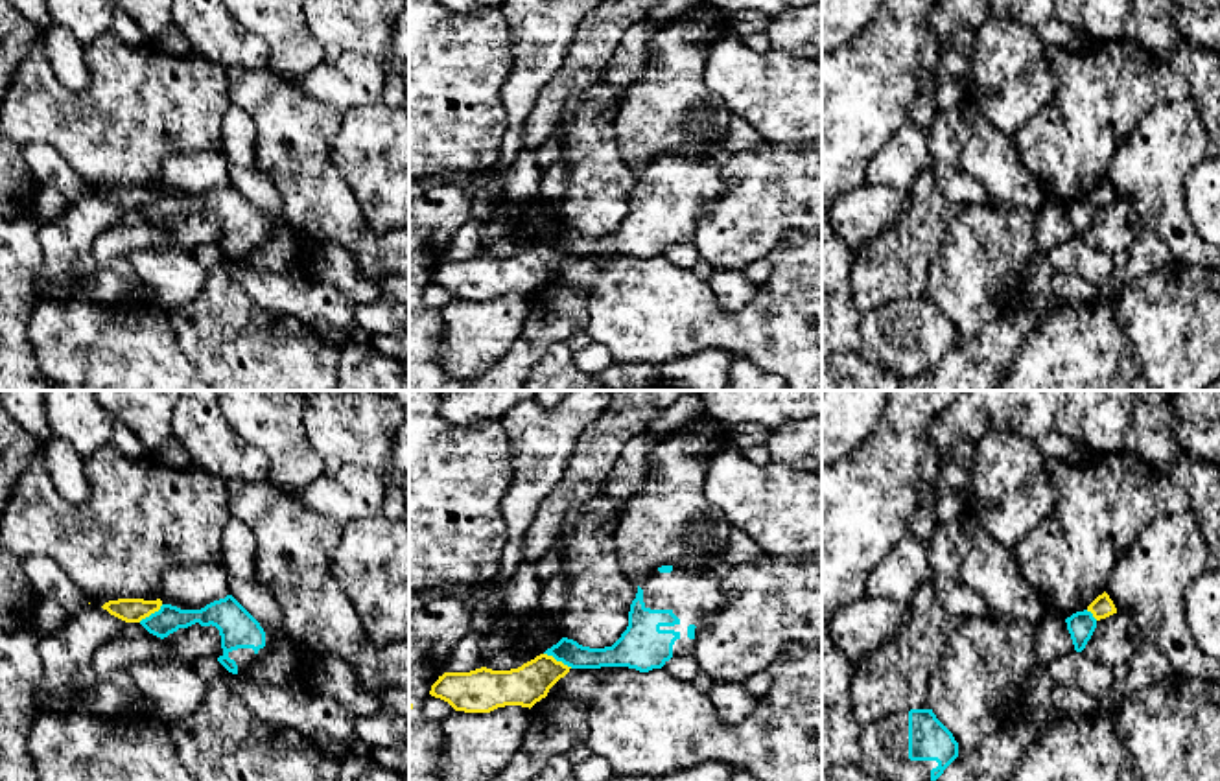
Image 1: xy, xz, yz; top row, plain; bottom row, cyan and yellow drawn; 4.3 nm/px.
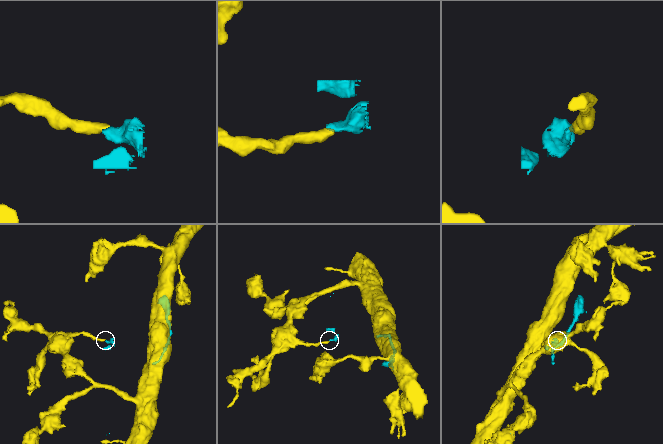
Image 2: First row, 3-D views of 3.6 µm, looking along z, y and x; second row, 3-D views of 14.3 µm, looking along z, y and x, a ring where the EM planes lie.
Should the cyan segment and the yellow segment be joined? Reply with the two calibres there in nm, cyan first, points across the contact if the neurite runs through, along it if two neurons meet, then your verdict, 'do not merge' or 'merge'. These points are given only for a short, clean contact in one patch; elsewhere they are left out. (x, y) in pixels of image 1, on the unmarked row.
calibres 110 and 170 nm; border xz (544, 240), (572, 255); do not merge

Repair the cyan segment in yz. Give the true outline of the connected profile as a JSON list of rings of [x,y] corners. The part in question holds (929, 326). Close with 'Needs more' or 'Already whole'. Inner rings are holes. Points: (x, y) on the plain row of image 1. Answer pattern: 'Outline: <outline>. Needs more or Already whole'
Outline: [[[933,297],[897,298],[862,313],[859,356],[899,379],[936,368],[958,344],[958,330]]]. Needs more

